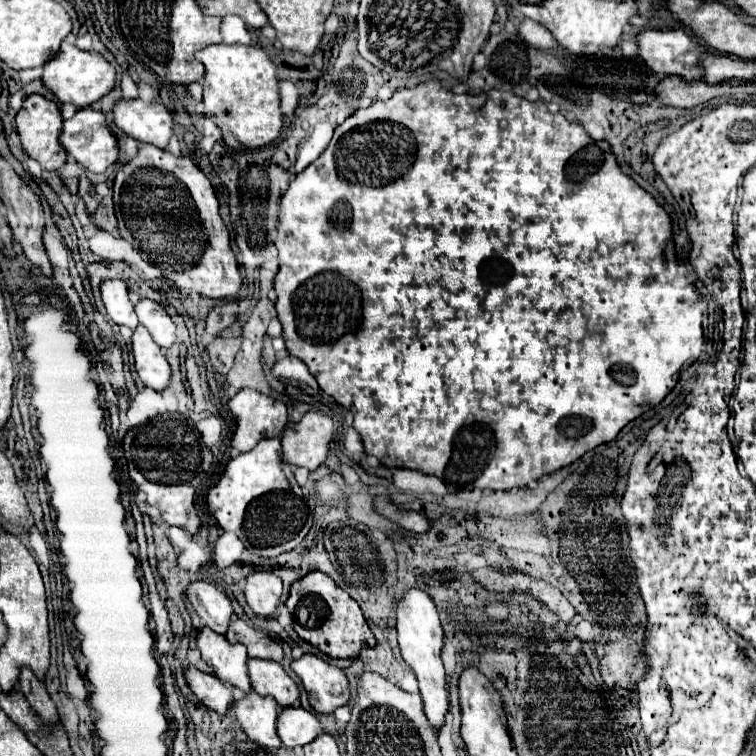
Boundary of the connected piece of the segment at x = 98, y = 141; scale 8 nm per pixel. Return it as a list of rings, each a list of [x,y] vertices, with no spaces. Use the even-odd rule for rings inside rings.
[[[92,107],[80,109],[72,119],[64,121],[64,127],[60,133],[60,145],[90,173],[104,173],[118,159],[118,141],[110,131],[104,119],[104,113]]]

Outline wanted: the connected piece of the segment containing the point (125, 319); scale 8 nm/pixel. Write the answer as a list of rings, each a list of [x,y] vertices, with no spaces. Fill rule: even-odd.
[[[120,279],[102,281],[100,295],[102,295],[102,303],[108,311],[108,317],[116,325],[126,325],[130,329],[134,329],[138,325],[138,317],[134,313],[134,305],[128,299],[128,287],[124,281],[120,281]]]

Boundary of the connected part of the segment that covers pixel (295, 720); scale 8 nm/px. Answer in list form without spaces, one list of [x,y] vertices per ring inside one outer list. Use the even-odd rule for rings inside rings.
[[[302,707],[280,709],[276,725],[278,725],[278,737],[286,747],[302,747],[314,741],[322,733],[316,715]]]

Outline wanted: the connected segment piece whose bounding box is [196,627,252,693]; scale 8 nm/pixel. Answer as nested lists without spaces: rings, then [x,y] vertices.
[[[202,627],[198,631],[196,645],[202,653],[202,661],[212,669],[212,673],[220,681],[234,685],[244,693],[252,689],[248,679],[248,669],[246,669],[248,655],[244,645],[228,643],[224,635],[214,633],[210,627]]]

